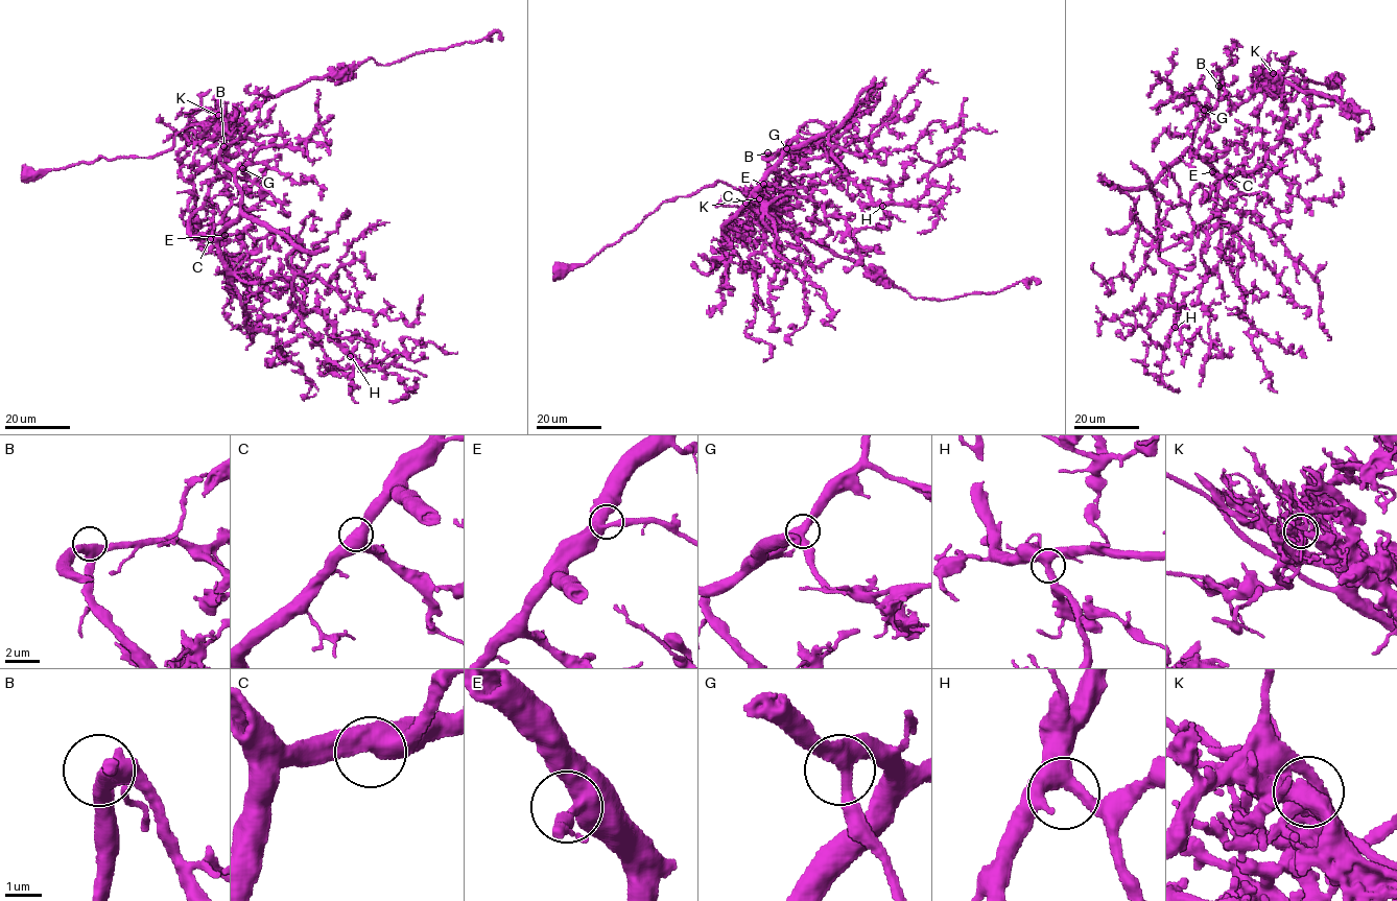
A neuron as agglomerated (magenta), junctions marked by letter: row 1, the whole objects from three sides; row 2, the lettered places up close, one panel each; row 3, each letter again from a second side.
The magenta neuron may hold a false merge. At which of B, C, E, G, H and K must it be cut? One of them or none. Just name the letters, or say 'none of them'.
K

